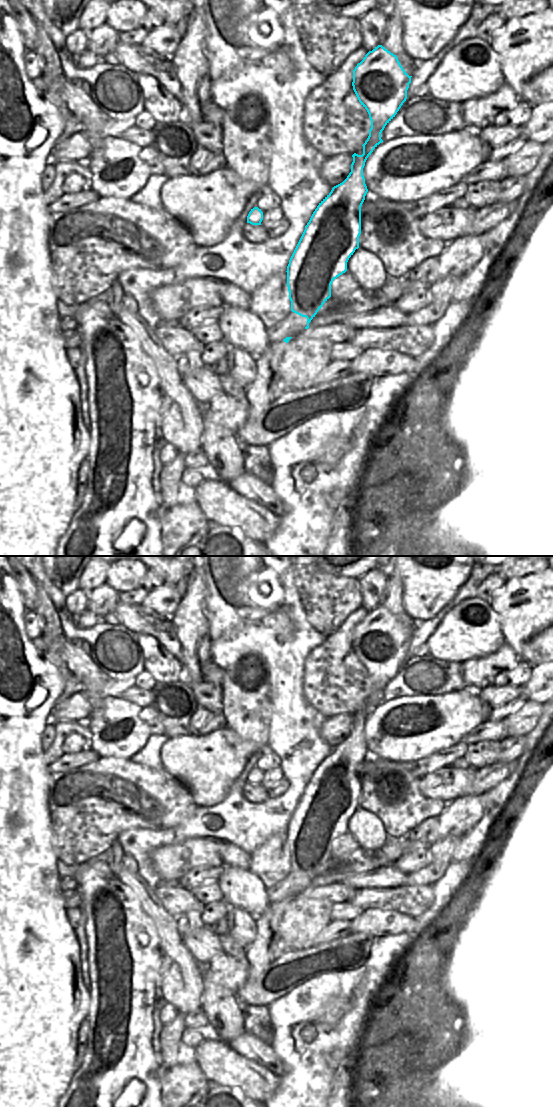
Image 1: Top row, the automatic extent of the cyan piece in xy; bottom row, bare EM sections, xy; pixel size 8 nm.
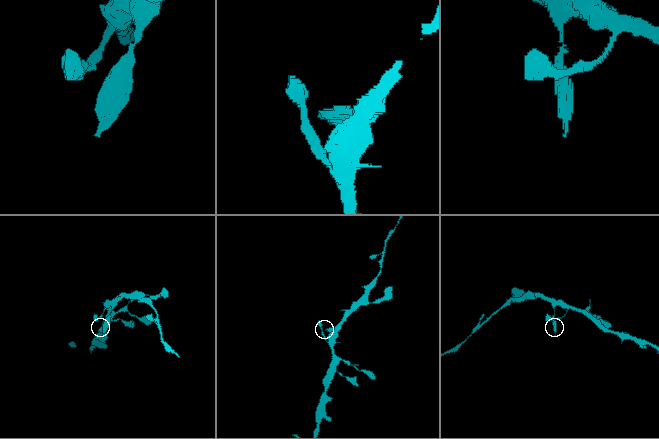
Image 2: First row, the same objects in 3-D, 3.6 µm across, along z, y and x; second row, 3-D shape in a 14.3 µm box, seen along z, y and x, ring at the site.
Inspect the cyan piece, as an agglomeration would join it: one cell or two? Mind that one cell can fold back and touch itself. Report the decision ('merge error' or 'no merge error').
no merge error

